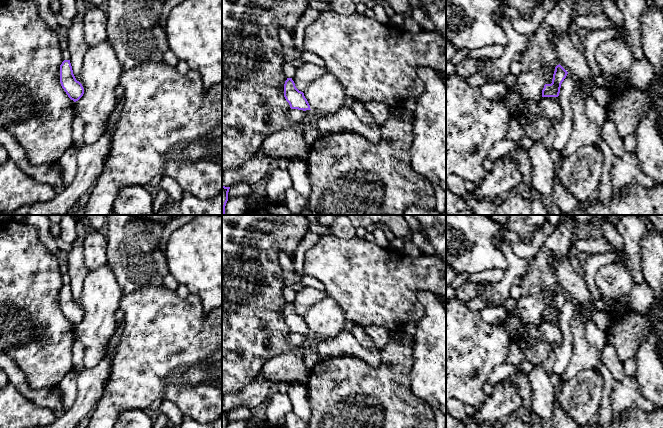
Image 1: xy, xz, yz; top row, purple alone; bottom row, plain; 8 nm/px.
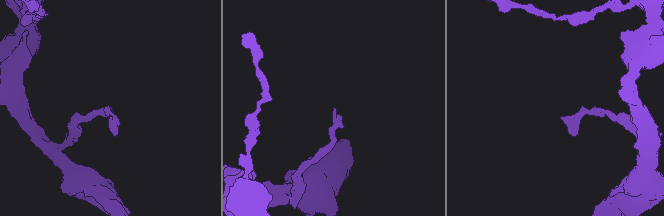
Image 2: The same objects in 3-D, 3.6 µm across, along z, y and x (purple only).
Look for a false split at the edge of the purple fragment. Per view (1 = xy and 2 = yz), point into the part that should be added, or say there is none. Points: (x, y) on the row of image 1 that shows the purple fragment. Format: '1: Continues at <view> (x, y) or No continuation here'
1: No continuation here
2: No continuation here

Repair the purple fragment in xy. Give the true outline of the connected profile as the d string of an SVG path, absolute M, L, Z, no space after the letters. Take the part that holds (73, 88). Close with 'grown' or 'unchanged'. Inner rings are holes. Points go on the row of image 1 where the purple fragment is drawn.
M64 60L60 65L60 83L68 97L74 102L83 96L84 88L82 84L76 80L70 60Z | unchanged

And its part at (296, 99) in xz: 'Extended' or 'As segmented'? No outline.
As segmented

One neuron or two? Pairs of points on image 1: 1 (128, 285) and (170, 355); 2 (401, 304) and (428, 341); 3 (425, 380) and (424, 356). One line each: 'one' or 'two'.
1: two
2: two
3: one

